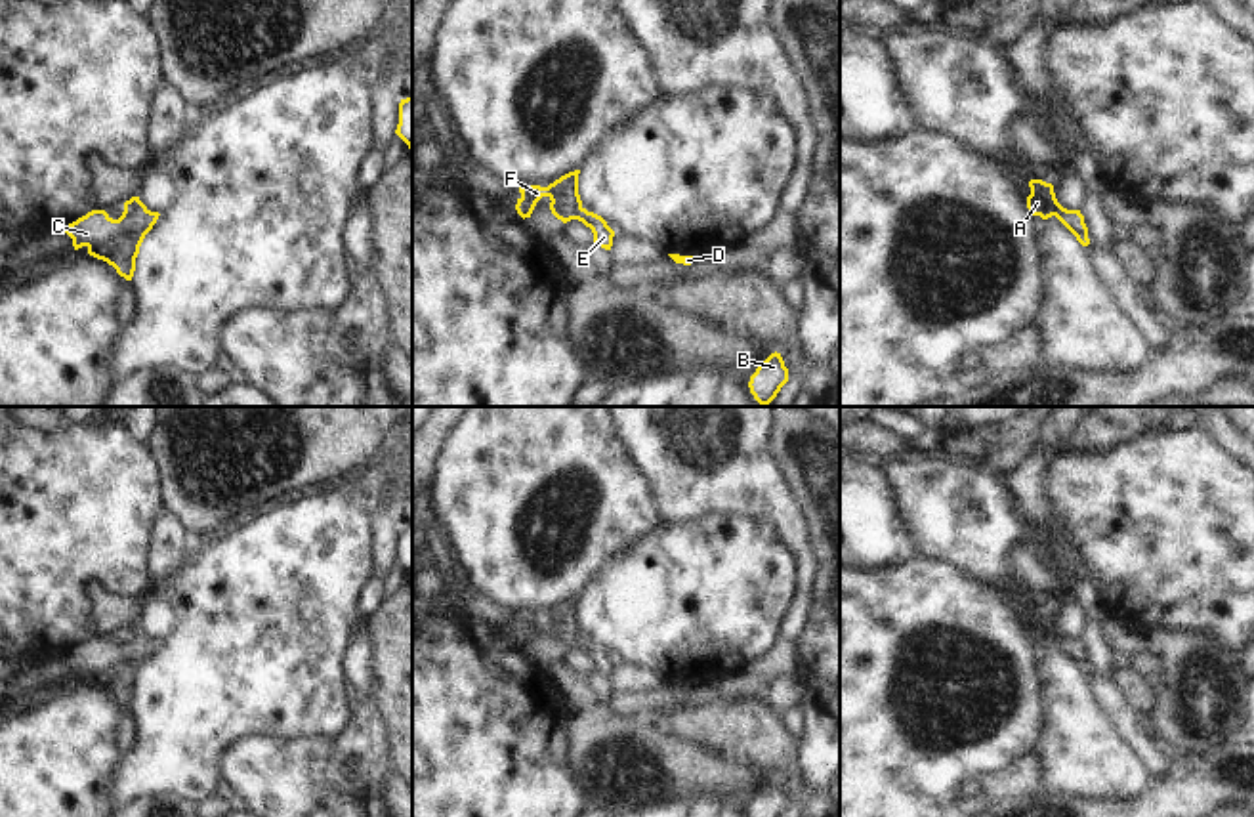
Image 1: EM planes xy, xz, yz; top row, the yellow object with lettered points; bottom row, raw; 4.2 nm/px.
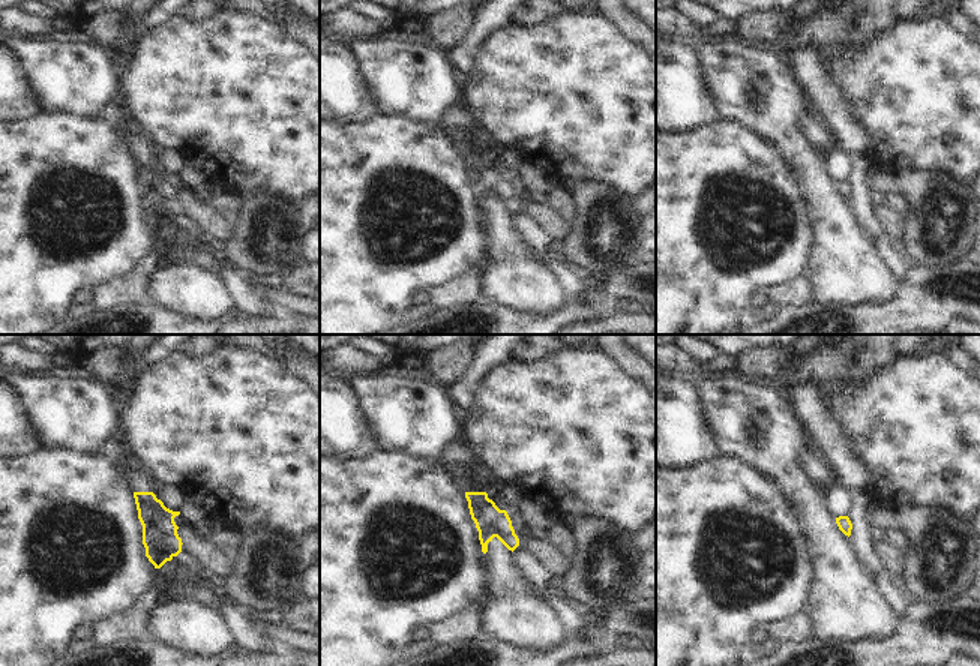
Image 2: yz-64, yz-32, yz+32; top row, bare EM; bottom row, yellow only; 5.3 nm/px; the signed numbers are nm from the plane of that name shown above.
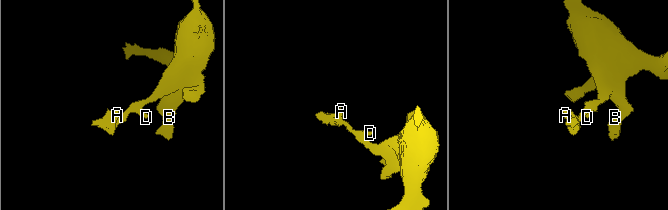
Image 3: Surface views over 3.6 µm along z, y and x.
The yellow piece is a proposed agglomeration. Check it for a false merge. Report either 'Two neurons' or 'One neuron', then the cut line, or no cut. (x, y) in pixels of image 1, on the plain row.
One neuron. No split

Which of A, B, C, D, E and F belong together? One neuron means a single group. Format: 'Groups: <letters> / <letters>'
Groups: A B C D E F

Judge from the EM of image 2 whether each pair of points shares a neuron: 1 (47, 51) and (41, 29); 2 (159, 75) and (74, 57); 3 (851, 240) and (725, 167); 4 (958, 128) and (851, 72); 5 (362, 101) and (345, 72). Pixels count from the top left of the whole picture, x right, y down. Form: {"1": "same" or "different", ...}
{"1": "different", "2": "different", "3": "different", "4": "same", "5": "same"}

